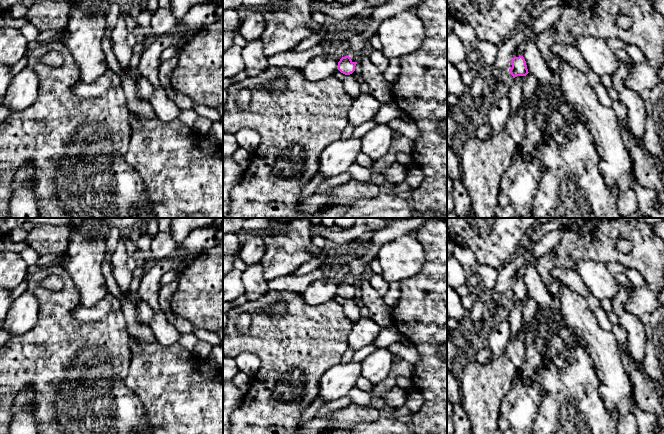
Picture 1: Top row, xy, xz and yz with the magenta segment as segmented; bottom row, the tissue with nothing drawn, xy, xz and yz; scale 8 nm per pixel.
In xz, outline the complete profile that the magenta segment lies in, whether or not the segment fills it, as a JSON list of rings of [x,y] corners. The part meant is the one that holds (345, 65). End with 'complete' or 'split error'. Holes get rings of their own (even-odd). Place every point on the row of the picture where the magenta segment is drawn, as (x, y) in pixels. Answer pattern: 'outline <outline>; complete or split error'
outline [[[345,56],[338,62],[338,70],[345,75],[350,75],[355,71],[356,64],[357,62],[353,62],[351,57]]]; complete

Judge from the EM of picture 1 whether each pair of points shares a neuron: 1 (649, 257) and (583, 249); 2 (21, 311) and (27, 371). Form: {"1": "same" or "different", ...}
{"1": "same", "2": "different"}

